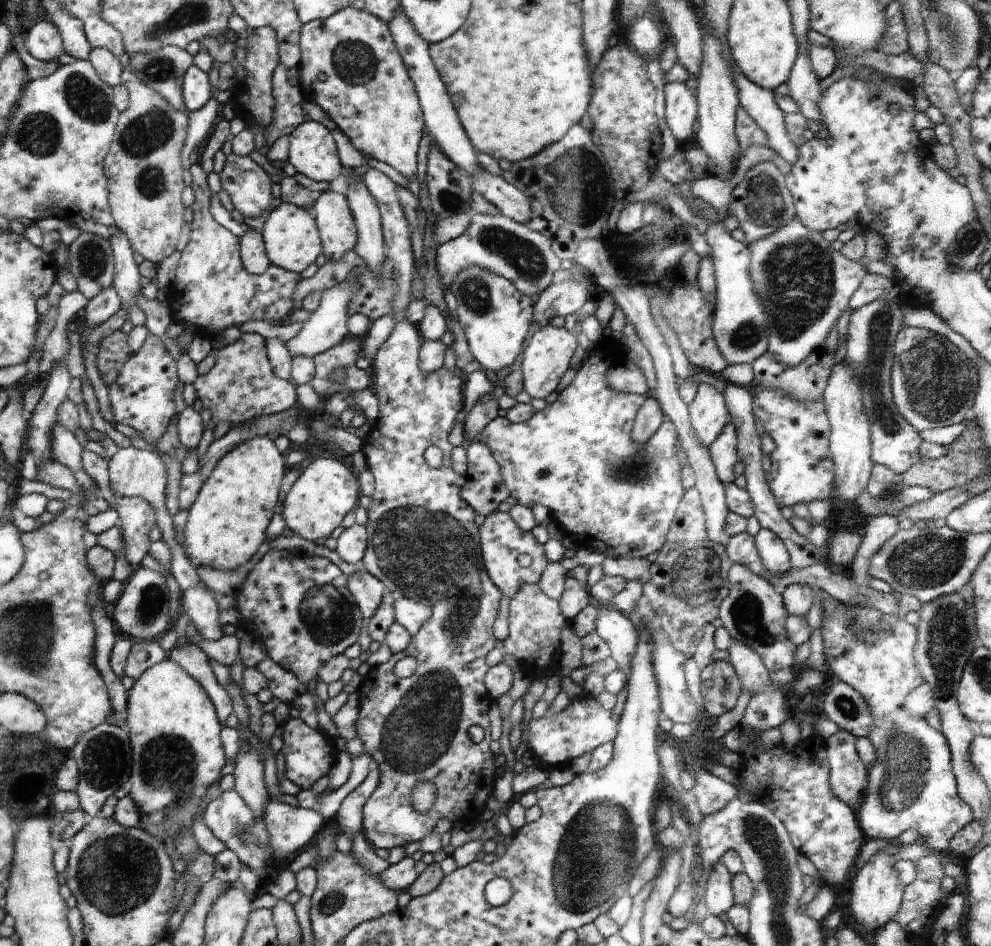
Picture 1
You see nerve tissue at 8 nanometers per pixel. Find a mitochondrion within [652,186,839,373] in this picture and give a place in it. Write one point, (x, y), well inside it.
(750, 332)

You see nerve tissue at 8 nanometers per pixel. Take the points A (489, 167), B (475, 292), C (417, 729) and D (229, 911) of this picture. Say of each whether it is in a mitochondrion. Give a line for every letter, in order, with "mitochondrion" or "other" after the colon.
A: other
B: mitochondrion
C: mitochondrion
D: other

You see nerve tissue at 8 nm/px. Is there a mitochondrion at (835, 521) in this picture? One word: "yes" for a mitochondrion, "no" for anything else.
no

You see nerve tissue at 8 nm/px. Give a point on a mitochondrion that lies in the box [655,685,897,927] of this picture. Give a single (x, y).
(848, 708)

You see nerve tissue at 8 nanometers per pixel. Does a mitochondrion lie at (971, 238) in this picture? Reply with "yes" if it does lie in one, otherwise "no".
yes

